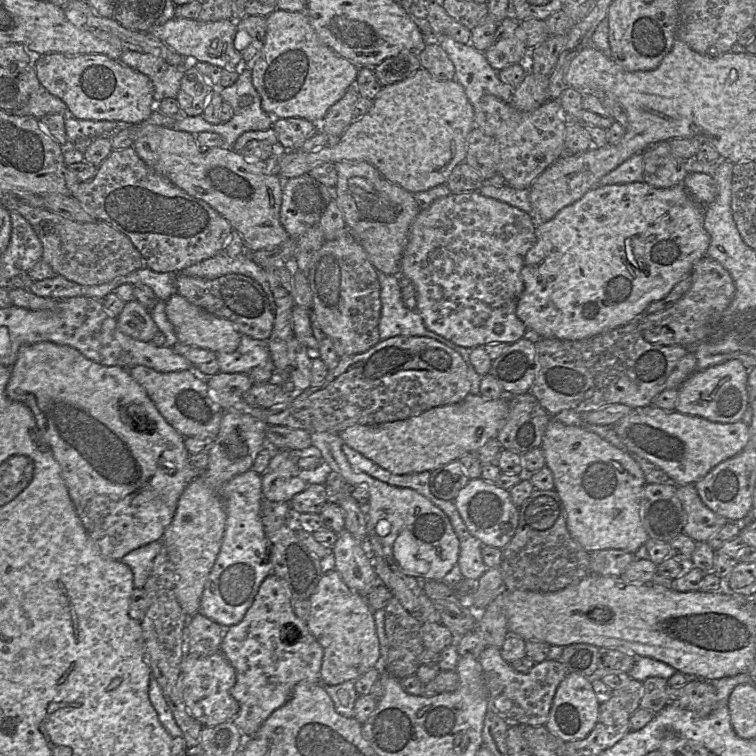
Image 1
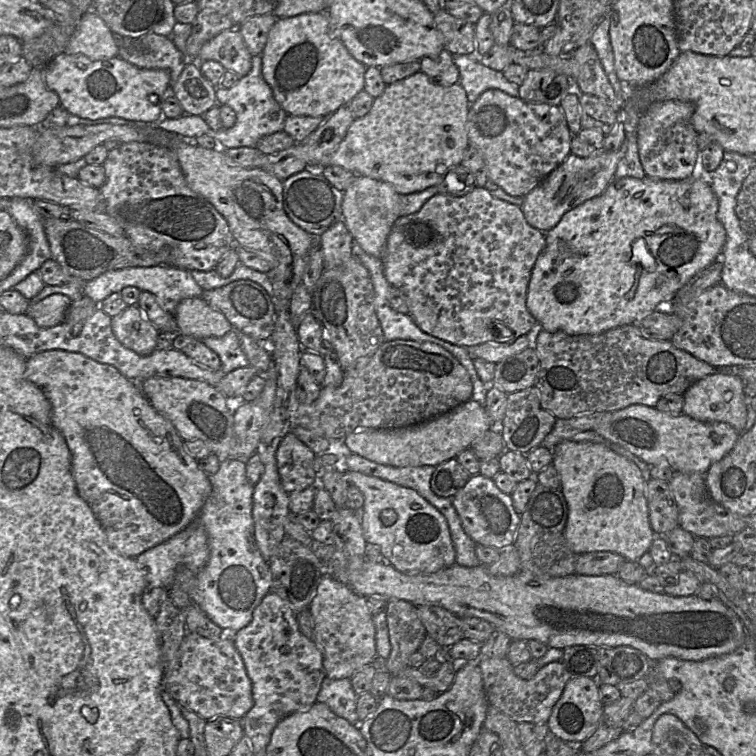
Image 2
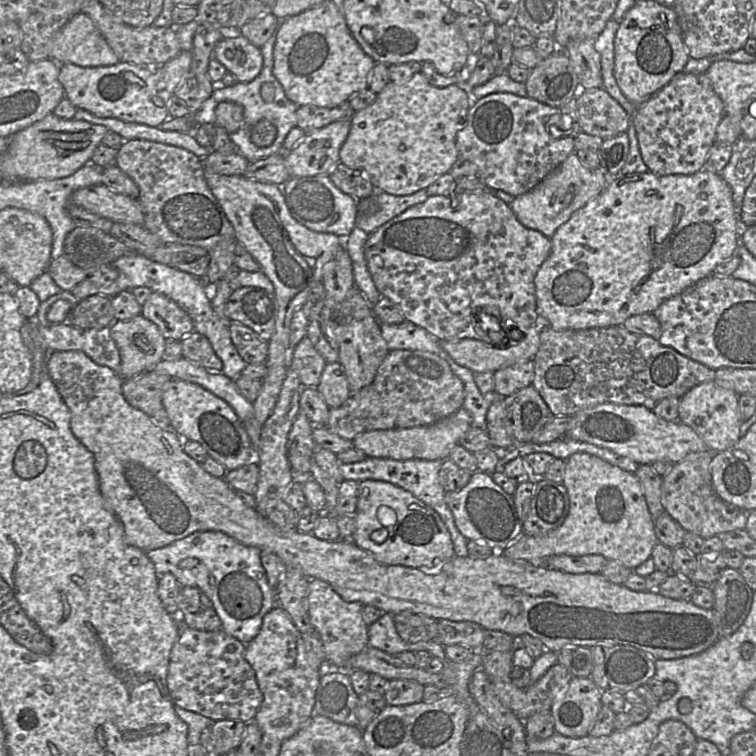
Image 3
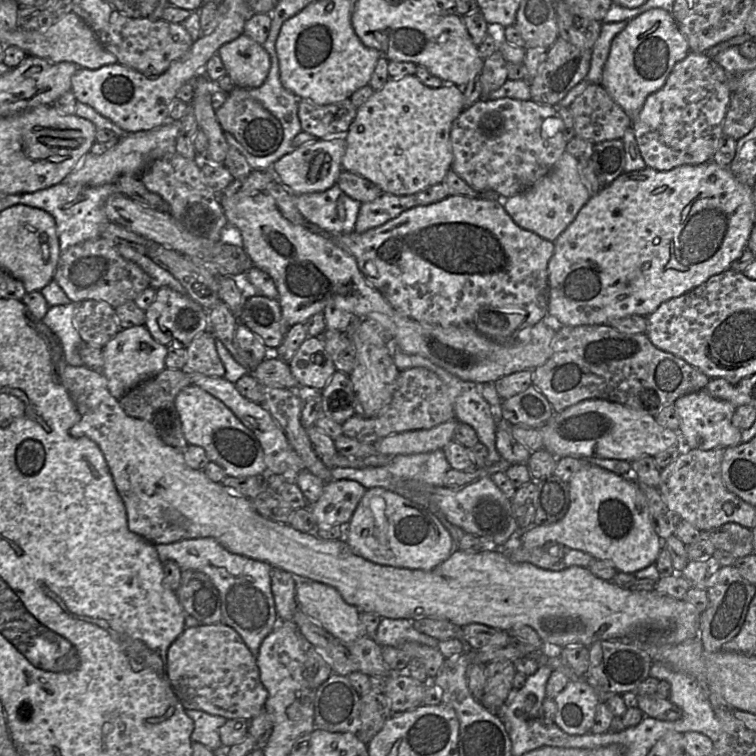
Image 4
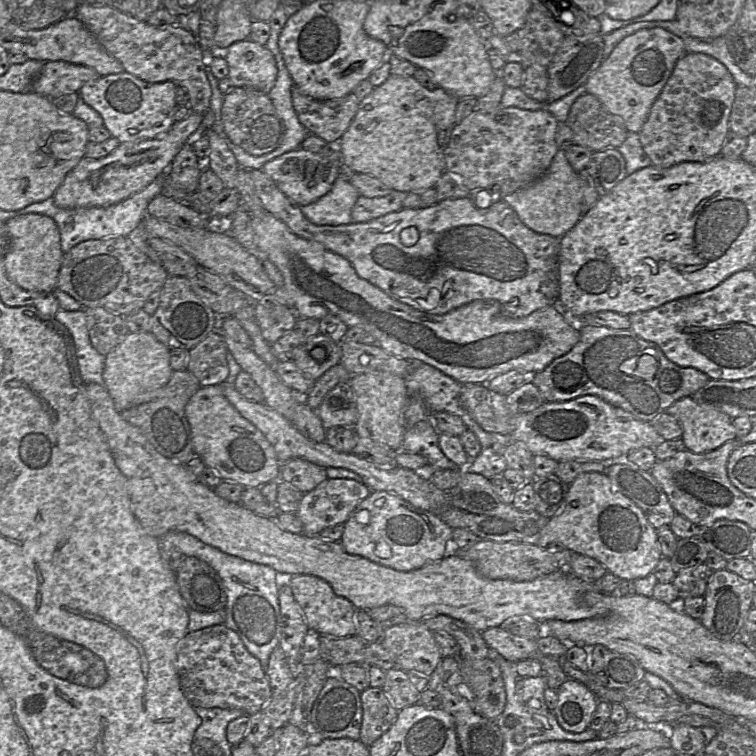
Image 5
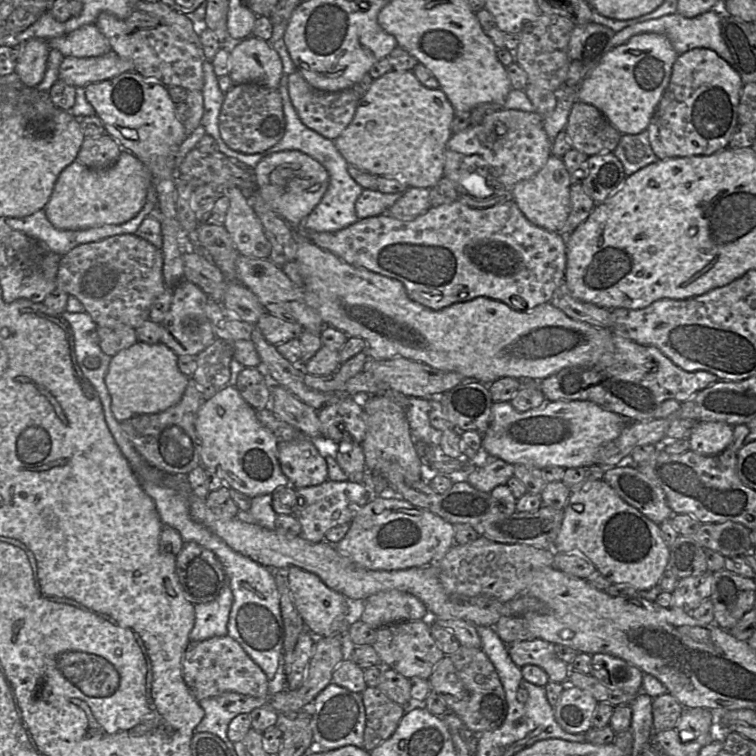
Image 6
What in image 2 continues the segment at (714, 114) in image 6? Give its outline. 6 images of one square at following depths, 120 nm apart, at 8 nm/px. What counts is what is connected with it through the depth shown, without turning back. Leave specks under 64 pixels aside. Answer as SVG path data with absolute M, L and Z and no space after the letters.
M666 100L652 103L641 115L637 143L641 165L648 177L684 180L699 173L698 132L692 125L695 106L691 102Z

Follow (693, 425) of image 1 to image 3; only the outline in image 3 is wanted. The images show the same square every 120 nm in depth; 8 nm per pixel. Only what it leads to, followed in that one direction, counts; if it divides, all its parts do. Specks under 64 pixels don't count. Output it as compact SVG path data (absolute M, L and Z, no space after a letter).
M603 403L584 409L571 418L570 429L564 437L607 448L639 465L651 465L656 461L676 463L689 453L708 450L691 427L678 420L666 421L643 405Z

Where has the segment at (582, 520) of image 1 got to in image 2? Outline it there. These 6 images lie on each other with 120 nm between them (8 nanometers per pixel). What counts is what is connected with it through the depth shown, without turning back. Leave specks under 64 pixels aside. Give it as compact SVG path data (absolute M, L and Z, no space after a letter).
M563 440L553 449L552 464L560 475L560 489L568 505L568 519L564 536L570 550L576 554L609 551L637 562L649 551L656 534L649 522L646 499L646 473L631 460L600 443Z

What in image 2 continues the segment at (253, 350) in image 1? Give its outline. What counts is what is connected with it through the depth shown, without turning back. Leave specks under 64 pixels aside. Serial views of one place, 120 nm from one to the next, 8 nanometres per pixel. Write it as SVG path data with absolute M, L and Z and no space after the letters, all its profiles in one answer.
M235 329L222 337L207 337L201 341L219 356L221 362L220 372L223 375L250 365L240 347L240 334Z

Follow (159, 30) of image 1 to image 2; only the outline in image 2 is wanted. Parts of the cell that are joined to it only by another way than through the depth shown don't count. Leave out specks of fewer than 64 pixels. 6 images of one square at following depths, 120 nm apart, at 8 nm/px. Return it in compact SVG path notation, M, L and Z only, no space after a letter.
M234 28L224 30L207 41L199 51L197 62L213 60L220 63L225 70L243 77L251 69L252 57L241 34Z

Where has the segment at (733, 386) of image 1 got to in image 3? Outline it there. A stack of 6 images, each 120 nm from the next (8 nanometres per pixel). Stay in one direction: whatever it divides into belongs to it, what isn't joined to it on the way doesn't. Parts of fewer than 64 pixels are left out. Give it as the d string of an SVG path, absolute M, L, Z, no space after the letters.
M715 381L703 382L685 393L678 406L678 421L691 427L707 445L708 450L720 452L732 447L740 438L742 420L739 416L739 395Z

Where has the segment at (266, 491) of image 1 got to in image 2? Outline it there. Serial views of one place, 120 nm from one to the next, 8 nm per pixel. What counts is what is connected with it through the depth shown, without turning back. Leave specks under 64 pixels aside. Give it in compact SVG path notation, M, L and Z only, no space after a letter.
M290 431L276 452L277 469L283 489L287 493L317 485L314 470L316 454Z

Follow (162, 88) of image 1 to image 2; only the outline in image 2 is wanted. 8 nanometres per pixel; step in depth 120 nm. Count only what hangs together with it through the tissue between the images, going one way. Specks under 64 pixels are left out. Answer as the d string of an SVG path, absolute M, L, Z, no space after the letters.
M152 32L135 40L119 40L117 56L138 68L168 70L171 91L185 66L172 40Z

